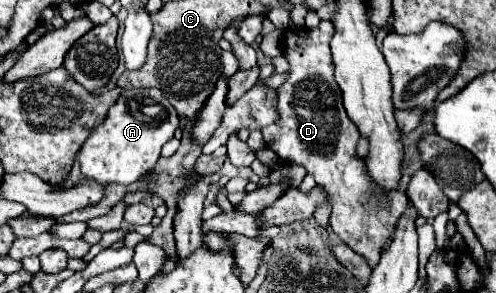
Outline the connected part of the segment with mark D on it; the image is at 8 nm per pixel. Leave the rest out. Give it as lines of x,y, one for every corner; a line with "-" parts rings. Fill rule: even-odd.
320,22
316,28
300,28
284,32
284,58
288,60
288,80
276,88
278,92
278,120
262,128
266,148
276,152
286,164
306,168
314,176
316,186
322,188
332,204
330,226
340,240
354,252
366,258
372,269
376,267
382,248
394,238
394,228
402,212
406,212
408,198
402,190
390,192
390,210
378,208
376,188
366,174
364,160
356,156
358,128
348,118
342,106
342,92
332,74
330,40
334,36
332,22

